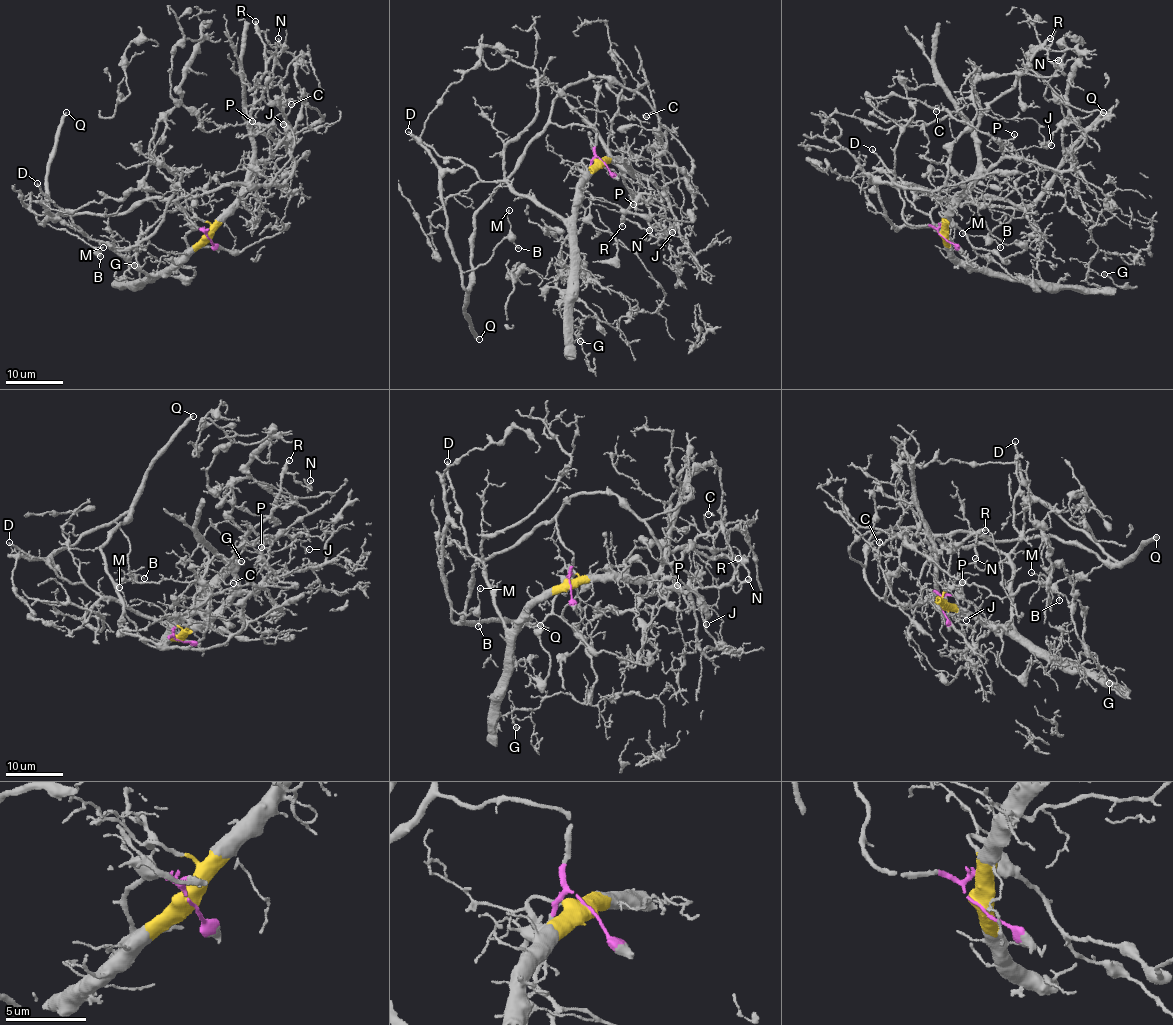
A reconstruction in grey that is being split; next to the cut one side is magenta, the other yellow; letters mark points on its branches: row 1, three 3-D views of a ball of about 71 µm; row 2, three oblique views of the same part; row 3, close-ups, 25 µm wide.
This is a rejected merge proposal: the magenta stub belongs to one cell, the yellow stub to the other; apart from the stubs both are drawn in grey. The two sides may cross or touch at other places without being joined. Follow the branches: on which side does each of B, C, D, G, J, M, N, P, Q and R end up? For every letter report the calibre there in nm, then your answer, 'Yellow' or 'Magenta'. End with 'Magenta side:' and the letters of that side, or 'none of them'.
B: Thickness 130 nm. Magenta
C: Thickness 100 nm. Yellow
D: Thickness 200 nm. Yellow
G: Thickness 110 nm. Yellow
J: Thickness 180 nm. Yellow
M: Thickness 140 nm. Magenta
N: Thickness 120 nm. Yellow
P: Thickness 180 nm. Yellow
Q: Thickness 280 nm. Magenta
R: Thickness 260 nm. Yellow
Magenta side: B, M, Q

